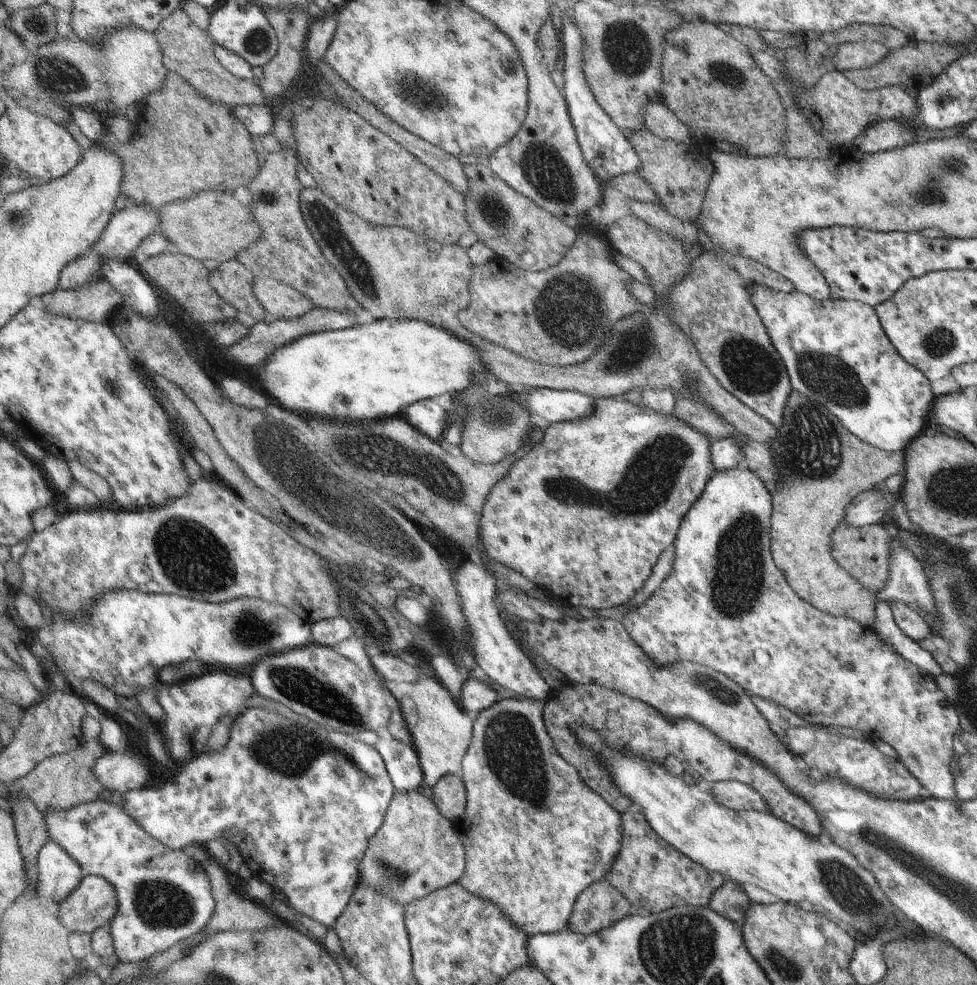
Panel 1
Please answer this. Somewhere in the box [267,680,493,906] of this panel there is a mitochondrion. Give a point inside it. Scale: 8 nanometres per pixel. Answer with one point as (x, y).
(396, 873)

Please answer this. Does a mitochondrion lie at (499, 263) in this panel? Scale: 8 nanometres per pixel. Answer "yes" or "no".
no

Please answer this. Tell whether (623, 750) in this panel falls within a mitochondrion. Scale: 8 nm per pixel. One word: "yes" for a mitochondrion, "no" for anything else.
no

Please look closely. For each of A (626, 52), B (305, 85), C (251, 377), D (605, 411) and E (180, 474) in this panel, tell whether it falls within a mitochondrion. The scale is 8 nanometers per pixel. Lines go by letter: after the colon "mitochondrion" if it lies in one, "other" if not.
A: mitochondrion
B: other
C: other
D: other
E: other

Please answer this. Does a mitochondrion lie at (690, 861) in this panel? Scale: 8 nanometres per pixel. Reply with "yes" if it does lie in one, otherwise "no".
no

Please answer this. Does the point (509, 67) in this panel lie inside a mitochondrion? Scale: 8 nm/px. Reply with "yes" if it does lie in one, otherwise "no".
yes

